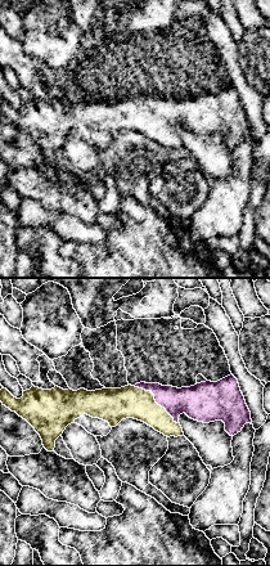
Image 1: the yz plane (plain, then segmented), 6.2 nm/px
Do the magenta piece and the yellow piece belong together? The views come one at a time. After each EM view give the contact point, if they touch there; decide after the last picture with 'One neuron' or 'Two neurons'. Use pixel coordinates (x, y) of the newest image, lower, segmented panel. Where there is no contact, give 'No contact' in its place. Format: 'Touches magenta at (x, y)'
Touches magenta at (154, 399)

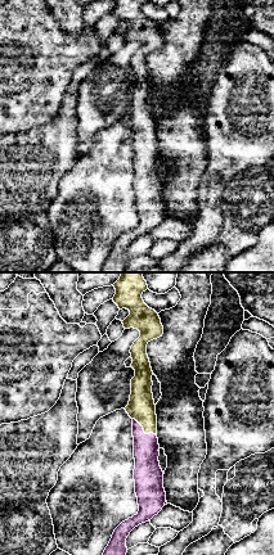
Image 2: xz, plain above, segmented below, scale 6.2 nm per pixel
Touches magenta at (143, 431)

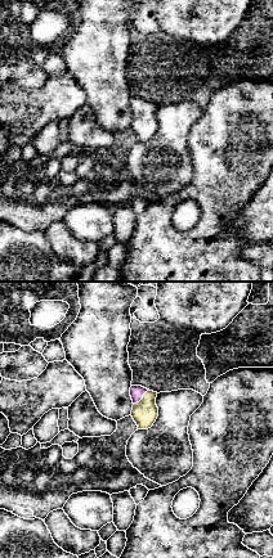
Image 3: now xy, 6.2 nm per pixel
Touches magenta at (142, 397)

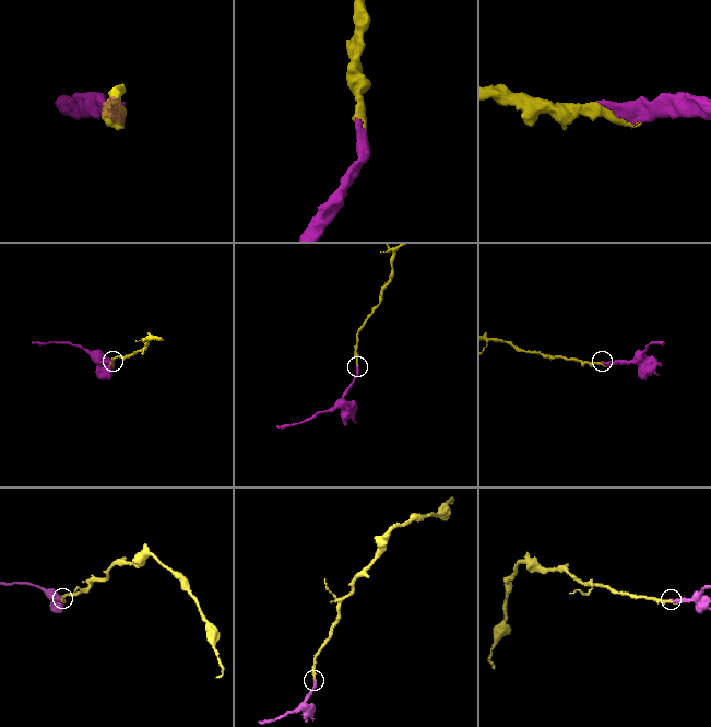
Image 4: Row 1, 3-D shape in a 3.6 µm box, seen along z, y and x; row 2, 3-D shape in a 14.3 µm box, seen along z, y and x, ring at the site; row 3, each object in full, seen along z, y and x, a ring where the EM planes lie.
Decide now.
One neuron

